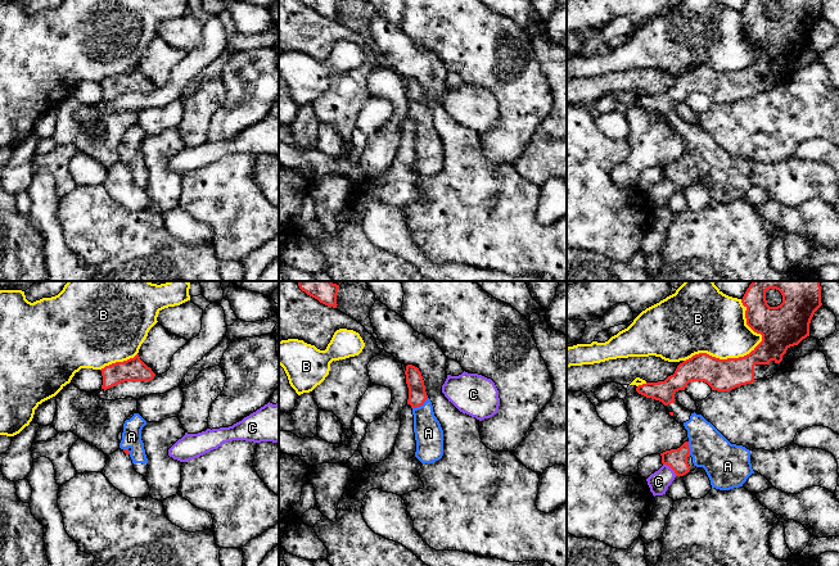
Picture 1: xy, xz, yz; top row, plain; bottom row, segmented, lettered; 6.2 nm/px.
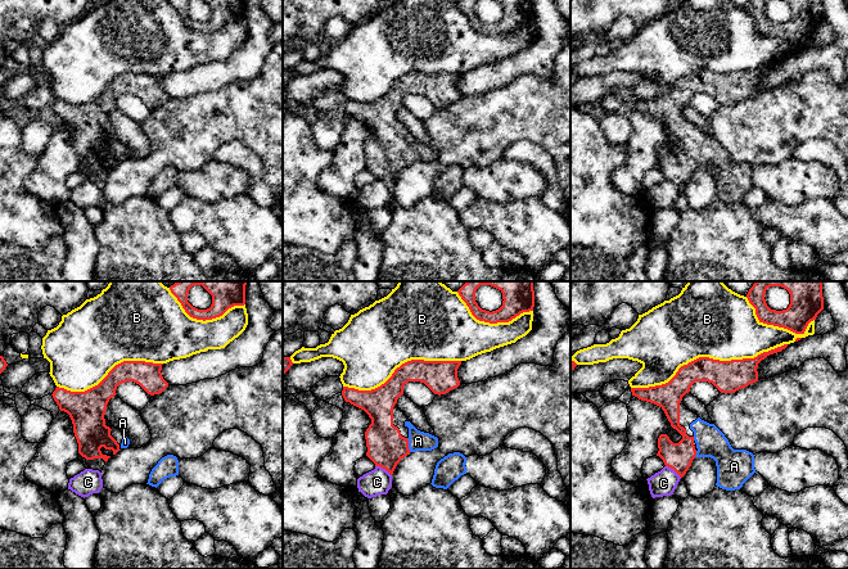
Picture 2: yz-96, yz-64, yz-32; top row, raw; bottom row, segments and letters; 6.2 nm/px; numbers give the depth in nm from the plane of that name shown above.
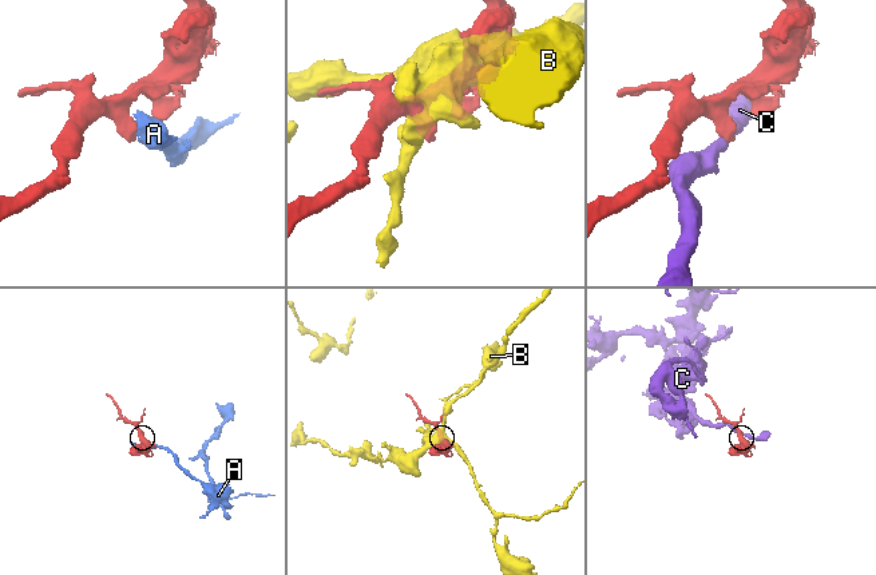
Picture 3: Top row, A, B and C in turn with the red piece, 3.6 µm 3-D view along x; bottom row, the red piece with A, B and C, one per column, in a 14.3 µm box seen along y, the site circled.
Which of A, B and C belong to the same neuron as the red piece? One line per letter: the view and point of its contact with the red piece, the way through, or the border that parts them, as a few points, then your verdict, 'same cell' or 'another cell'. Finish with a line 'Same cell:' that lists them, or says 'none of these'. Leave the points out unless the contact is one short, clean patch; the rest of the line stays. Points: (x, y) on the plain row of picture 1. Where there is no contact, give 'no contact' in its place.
A: contact xz (420, 117); way xz (418, 108), (420, 117), (428, 145); same cell
B: contact yz (744, 68); another cell
C: contact yz (671, 180); border yz (663, 176), (676, 188); another cell
Same cell: A

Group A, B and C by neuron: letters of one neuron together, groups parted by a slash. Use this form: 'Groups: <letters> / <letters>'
Groups: A / B / C

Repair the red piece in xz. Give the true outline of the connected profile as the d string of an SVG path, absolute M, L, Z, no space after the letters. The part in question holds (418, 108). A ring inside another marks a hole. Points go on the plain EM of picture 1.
M406 78L409 100L407 117L412 121L414 145L416 153L415 169L424 176L433 176L443 168L443 142L434 128L433 118L427 108L424 92L418 80Z

